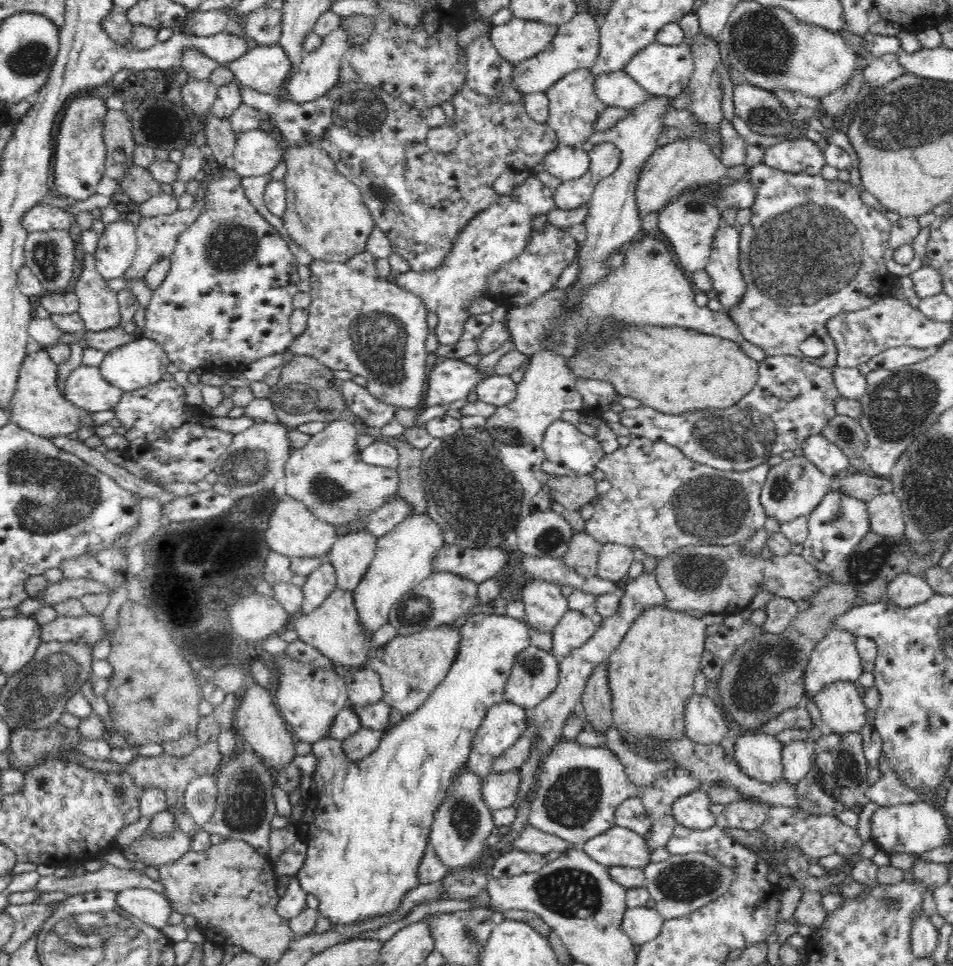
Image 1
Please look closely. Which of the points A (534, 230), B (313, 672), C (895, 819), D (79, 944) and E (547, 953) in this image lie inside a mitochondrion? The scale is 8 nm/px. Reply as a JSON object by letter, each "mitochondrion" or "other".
{"A":"other","B":"other","C":"other","D":"mitochondrion","E":"other"}

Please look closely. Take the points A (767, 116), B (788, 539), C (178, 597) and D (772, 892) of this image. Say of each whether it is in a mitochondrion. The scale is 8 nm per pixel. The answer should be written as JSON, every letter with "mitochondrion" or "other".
{"A":"mitochondrion","B":"other","C":"other","D":"other"}

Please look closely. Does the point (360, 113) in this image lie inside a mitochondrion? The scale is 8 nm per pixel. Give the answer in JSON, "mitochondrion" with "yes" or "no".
{"mitochondrion":"yes"}

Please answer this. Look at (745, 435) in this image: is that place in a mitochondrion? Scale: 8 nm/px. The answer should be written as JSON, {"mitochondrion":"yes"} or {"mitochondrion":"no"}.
{"mitochondrion":"yes"}

